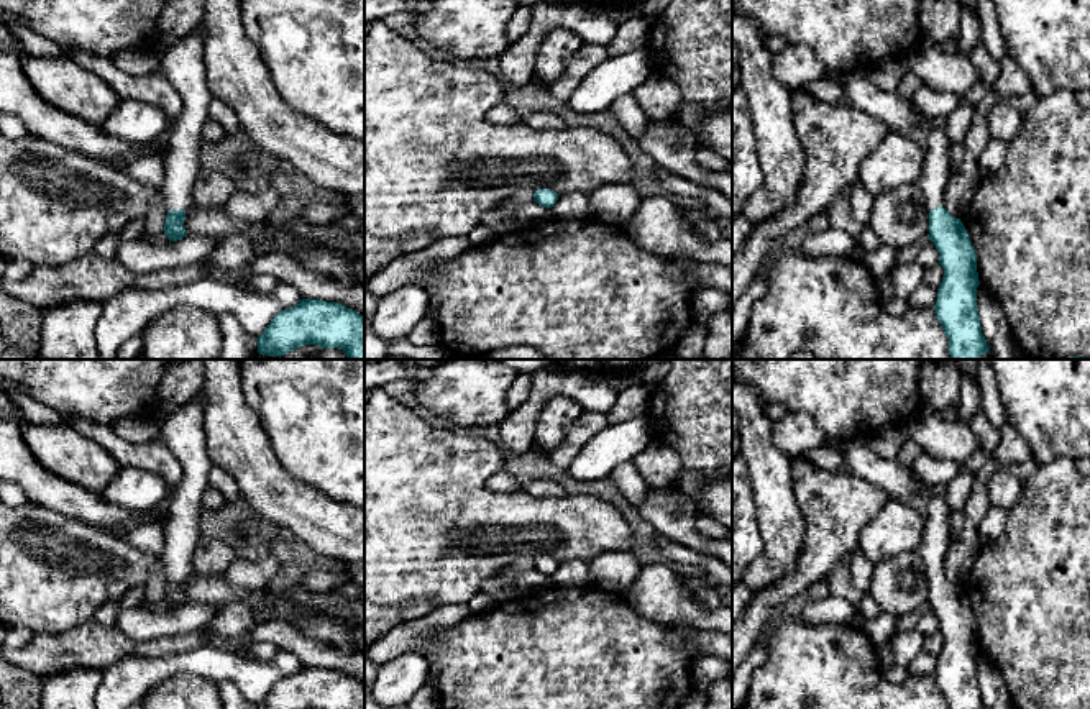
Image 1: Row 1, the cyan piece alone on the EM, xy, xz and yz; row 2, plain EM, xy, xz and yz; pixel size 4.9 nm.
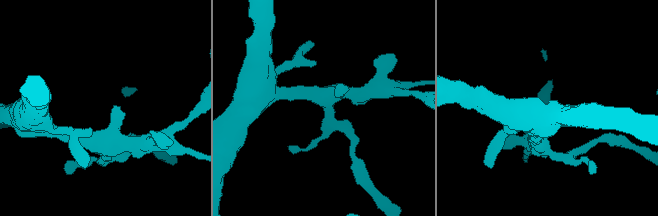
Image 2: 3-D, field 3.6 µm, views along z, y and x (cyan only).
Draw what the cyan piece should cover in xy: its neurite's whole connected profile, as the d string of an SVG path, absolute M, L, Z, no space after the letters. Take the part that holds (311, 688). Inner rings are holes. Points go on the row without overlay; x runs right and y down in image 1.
M302 666L276 681L256 709L364 709L364 684L338 670Z

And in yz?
M946 486L927 487L926 528L918 548L929 578L927 607L936 612L939 632L944 635L934 678L949 709L987 709L977 676L977 622L960 586L944 576L946 553L952 540Z

